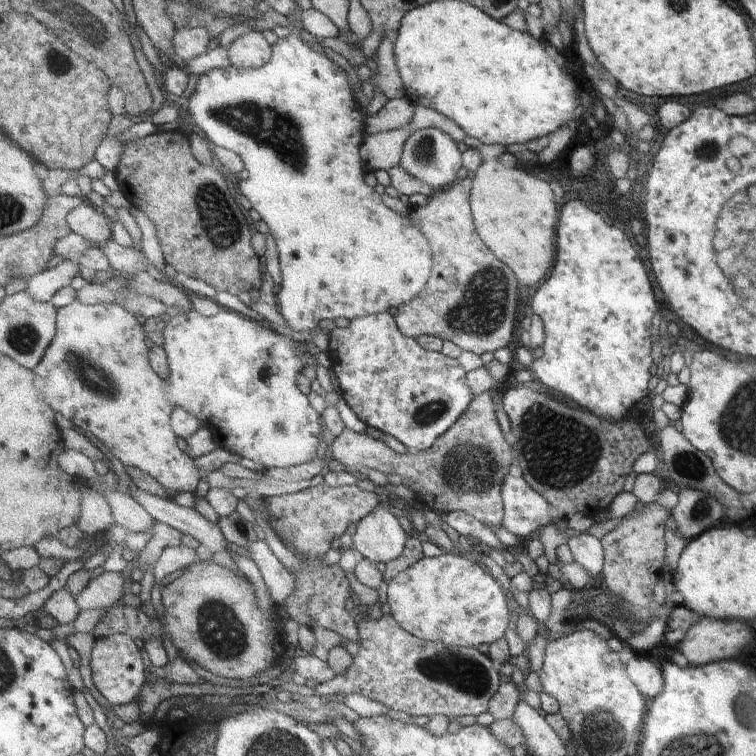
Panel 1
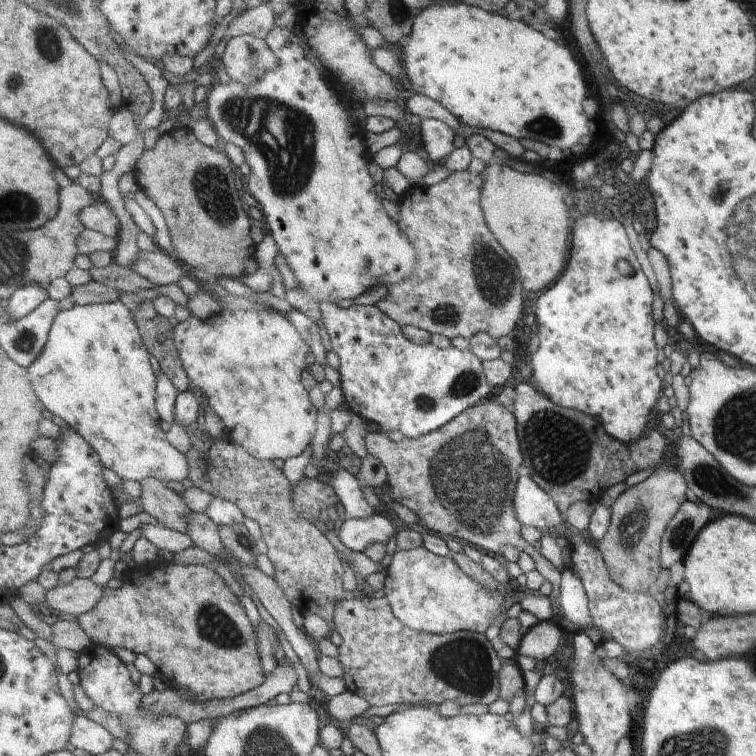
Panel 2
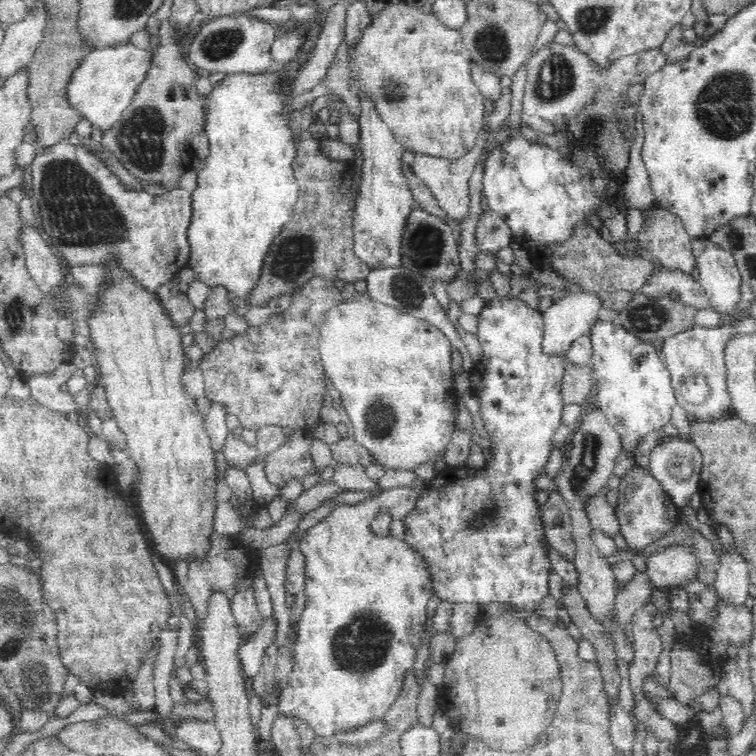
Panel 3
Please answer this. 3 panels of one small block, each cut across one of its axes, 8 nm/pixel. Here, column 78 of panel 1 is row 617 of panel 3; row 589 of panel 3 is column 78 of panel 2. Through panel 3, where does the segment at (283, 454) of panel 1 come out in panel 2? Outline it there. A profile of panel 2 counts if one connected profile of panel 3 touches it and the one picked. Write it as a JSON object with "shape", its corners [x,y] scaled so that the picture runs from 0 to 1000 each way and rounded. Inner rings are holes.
{"shape":[[[157,398],[99,402],[74,419],[58,467],[36,489],[38,504],[60,541],[107,574],[123,590],[138,618],[153,626],[160,635],[187,638],[201,631],[238,639],[251,627],[249,608],[221,583],[220,573],[210,563],[206,497],[200,489],[197,468],[180,422],[165,402]]]}

